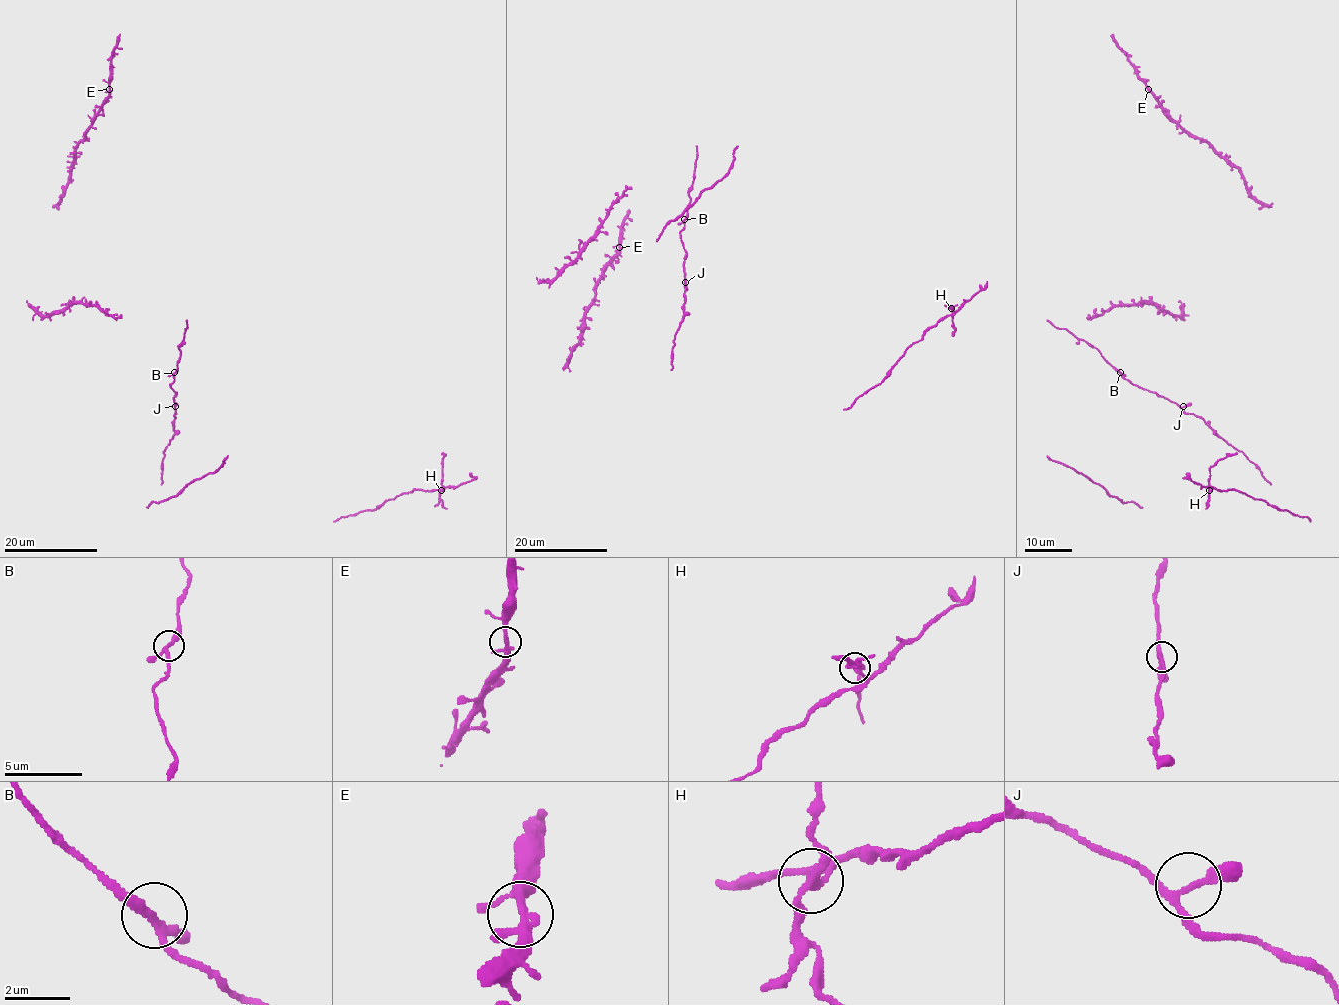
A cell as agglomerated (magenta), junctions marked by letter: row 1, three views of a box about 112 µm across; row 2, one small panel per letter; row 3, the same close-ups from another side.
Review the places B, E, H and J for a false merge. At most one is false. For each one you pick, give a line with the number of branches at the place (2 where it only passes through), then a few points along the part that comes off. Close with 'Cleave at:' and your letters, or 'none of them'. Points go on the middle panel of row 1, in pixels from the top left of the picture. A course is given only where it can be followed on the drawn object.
H: 3 branches meet; foreign part runs (951, 308), (952, 336)
Cleave at: H

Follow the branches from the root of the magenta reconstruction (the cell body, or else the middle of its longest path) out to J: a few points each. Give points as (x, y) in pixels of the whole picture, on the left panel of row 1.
J: (177, 361), (174, 380), (170, 385), (175, 392), (175, 406)

